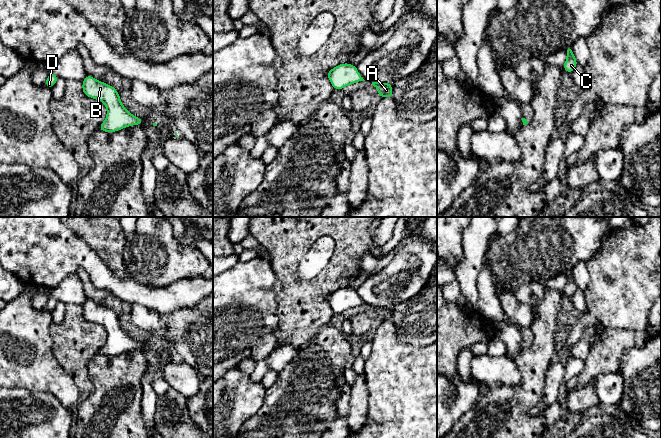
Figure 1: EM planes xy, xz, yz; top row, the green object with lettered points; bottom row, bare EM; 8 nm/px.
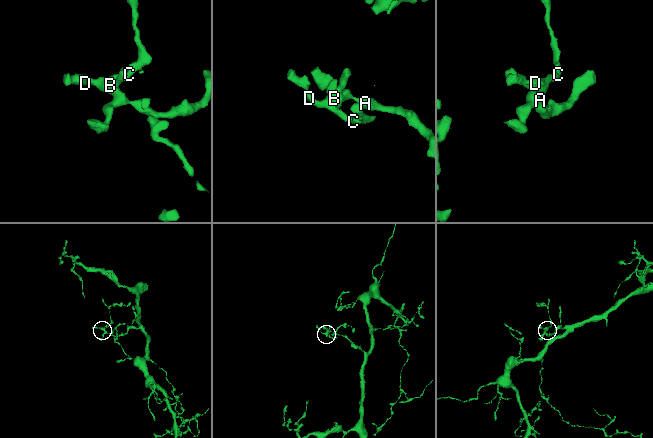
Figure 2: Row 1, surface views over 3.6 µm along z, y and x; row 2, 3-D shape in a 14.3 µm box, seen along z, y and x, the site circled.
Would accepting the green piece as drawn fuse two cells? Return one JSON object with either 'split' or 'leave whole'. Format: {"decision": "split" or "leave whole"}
{"decision": "leave whole"}

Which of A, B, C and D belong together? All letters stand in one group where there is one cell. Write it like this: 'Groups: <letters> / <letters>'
Groups: A B C D

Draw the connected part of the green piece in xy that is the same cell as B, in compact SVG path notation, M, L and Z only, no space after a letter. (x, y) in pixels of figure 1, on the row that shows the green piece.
M87 75L82 84L85 95L102 101L107 108L107 117L99 126L100 131L115 132L128 126L144 124L143 119L135 117L122 105L119 92L113 86L100 82L91 75Z

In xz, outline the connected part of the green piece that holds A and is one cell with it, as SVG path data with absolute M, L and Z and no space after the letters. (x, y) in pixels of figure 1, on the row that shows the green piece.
M372 82L372 85L377 88L378 94L381 98L384 97L393 98L391 83Z

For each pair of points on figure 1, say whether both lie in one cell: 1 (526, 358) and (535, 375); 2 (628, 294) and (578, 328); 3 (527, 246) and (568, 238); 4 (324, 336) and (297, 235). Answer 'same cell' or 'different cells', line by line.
1: same cell
2: different cells
3: same cell
4: different cells

